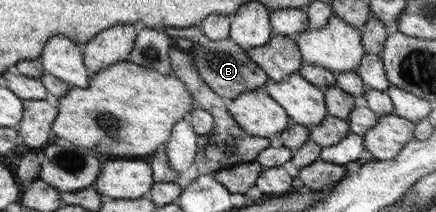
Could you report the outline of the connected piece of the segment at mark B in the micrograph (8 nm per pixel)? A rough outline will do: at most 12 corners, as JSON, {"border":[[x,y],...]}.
{"border":[[199,26],[163,31],[190,38],[203,80],[219,96],[263,89],[270,77],[234,40]]}

